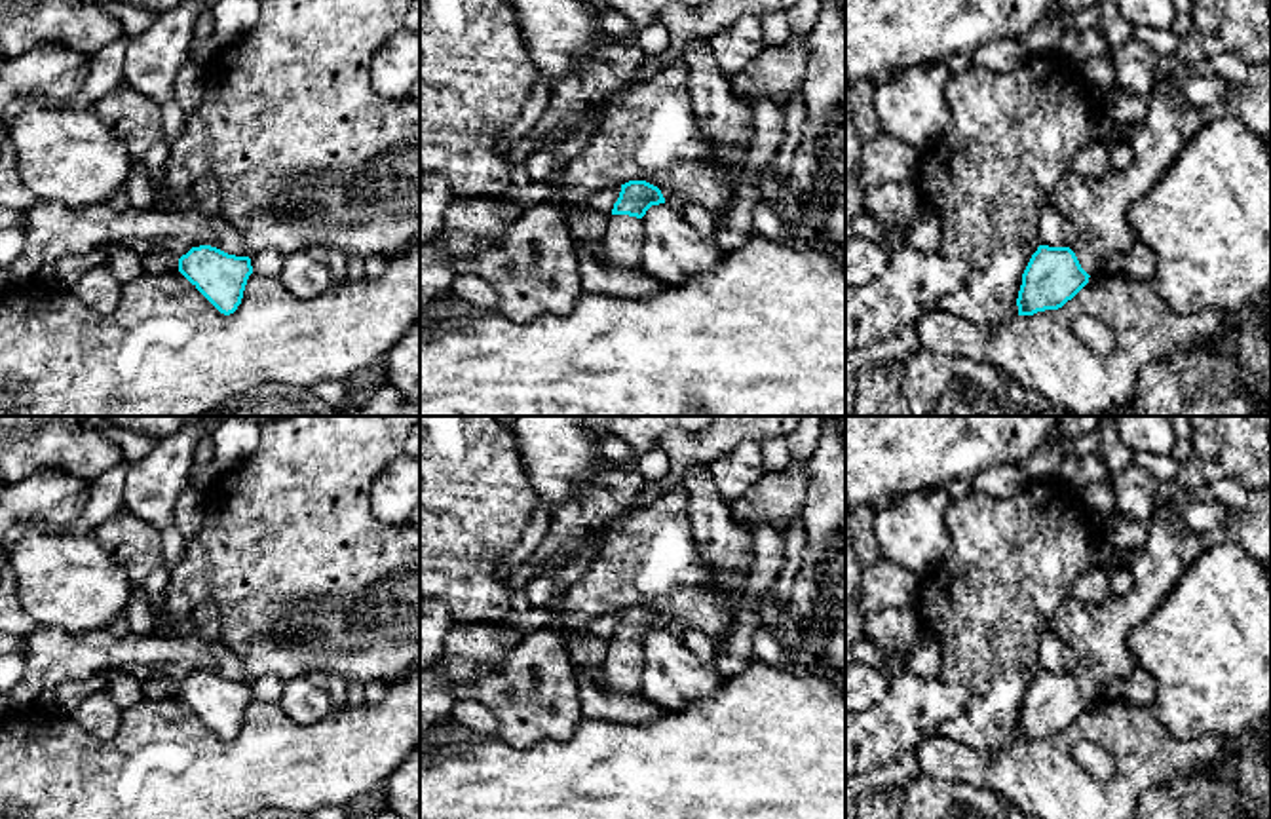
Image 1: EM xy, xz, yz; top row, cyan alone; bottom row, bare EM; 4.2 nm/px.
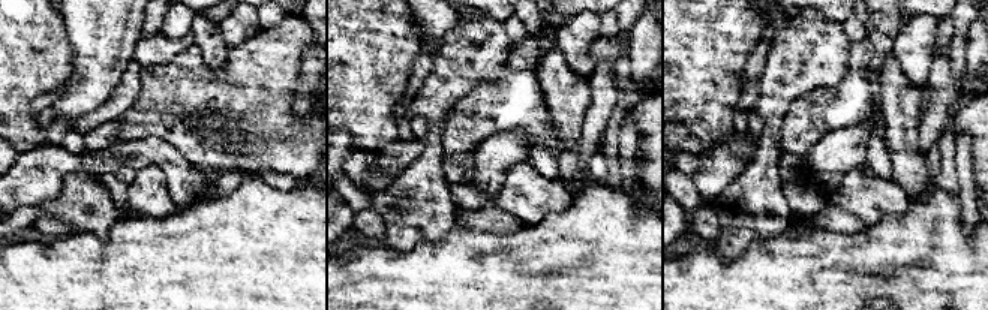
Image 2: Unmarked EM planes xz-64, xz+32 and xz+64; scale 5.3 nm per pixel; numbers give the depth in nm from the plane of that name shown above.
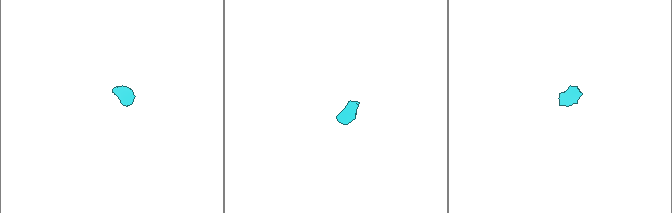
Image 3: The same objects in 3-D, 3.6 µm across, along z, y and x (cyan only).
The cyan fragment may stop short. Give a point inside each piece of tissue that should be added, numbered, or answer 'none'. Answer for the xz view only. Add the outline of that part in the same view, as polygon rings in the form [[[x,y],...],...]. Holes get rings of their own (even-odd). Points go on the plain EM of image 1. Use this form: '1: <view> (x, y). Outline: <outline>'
1: xz (624, 664). Outline: [[[610,640],[602,663],[606,694],[619,697],[642,697],[640,678],[644,669],[644,650],[636,642]]]

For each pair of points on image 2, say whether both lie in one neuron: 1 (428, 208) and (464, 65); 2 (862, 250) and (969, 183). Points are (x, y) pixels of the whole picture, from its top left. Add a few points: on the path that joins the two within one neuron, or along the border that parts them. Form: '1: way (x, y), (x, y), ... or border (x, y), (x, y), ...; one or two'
1: way (428, 172), (428, 163), (434, 154), (437, 101); one
2: border (958, 195), (964, 229); two

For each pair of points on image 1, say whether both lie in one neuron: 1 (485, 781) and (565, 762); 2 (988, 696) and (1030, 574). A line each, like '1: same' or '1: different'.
1: same
2: same

